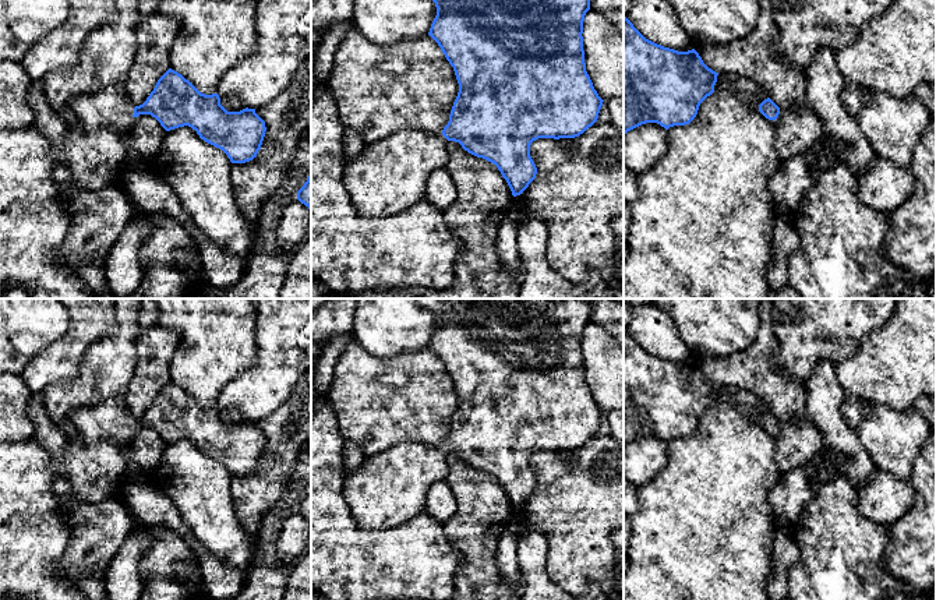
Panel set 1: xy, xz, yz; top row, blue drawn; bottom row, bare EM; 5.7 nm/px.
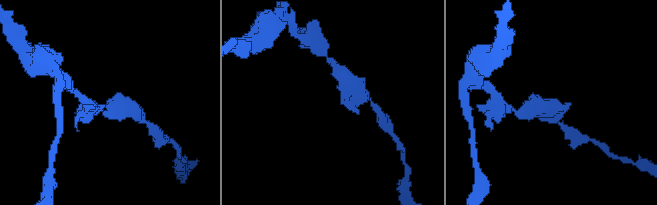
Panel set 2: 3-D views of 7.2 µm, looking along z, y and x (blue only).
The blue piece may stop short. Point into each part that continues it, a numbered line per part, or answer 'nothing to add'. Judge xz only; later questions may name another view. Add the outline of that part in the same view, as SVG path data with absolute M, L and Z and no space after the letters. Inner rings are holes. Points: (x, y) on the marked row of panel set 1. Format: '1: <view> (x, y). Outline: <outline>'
1: xz (391, 176). Outline: M400 130L367 147L343 170L343 183L363 216L384 218L406 211L425 200L427 181L434 170L446 165L448 140L423 130Z

